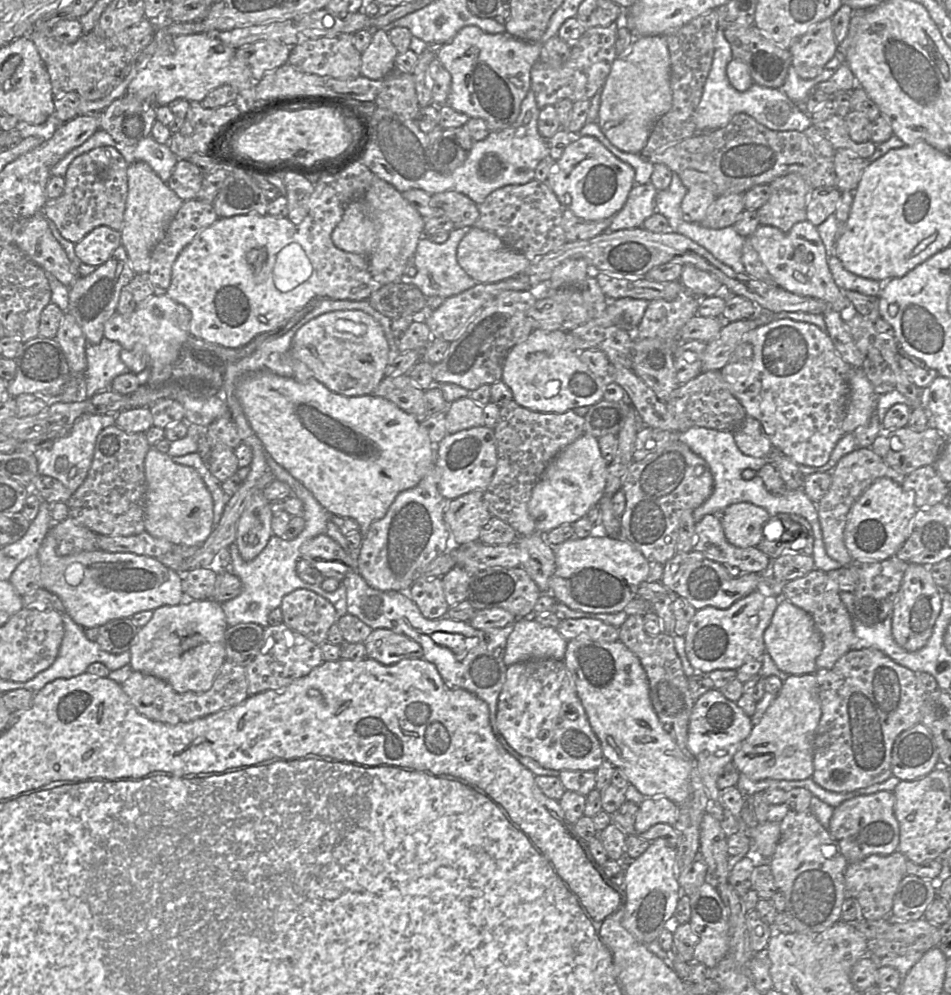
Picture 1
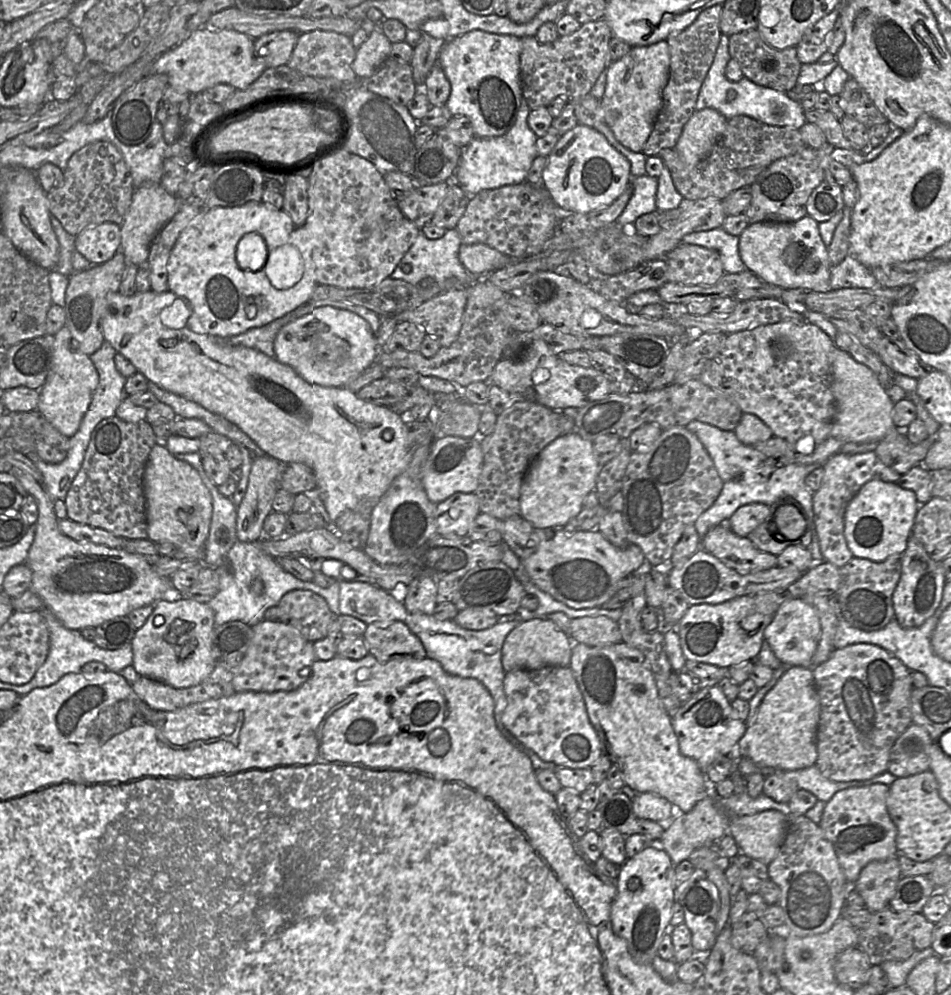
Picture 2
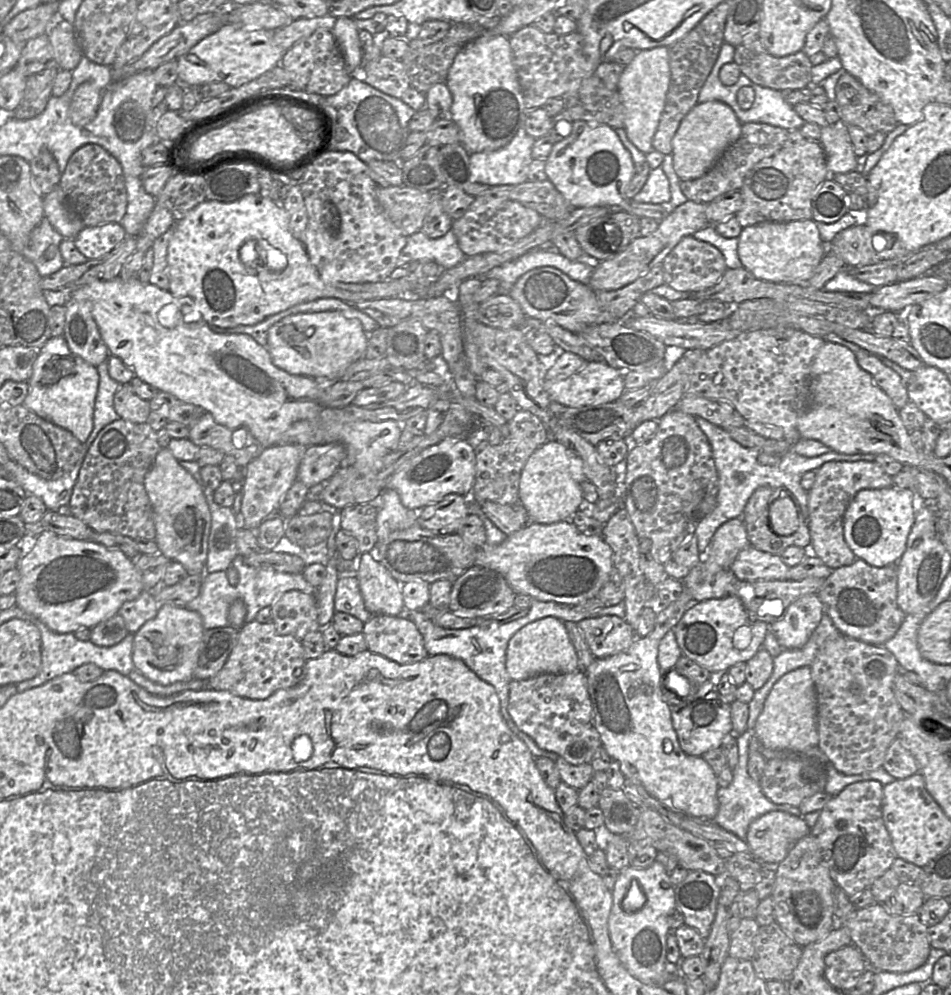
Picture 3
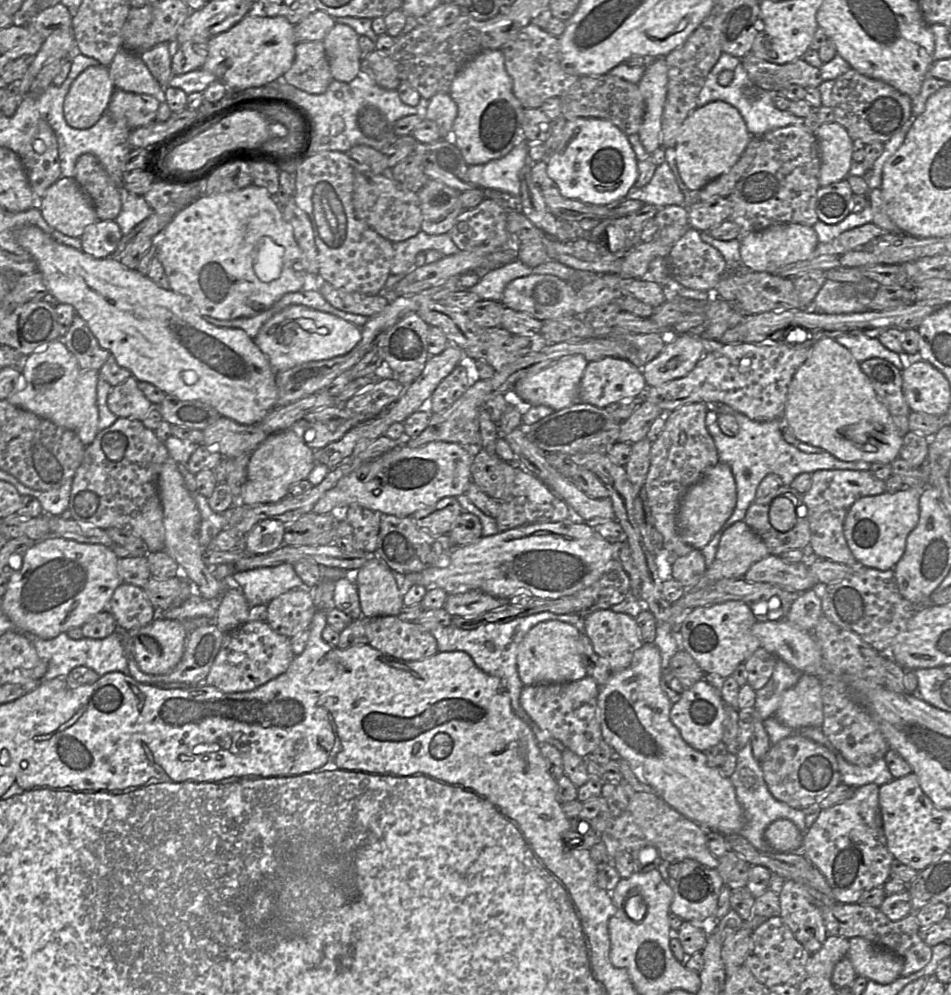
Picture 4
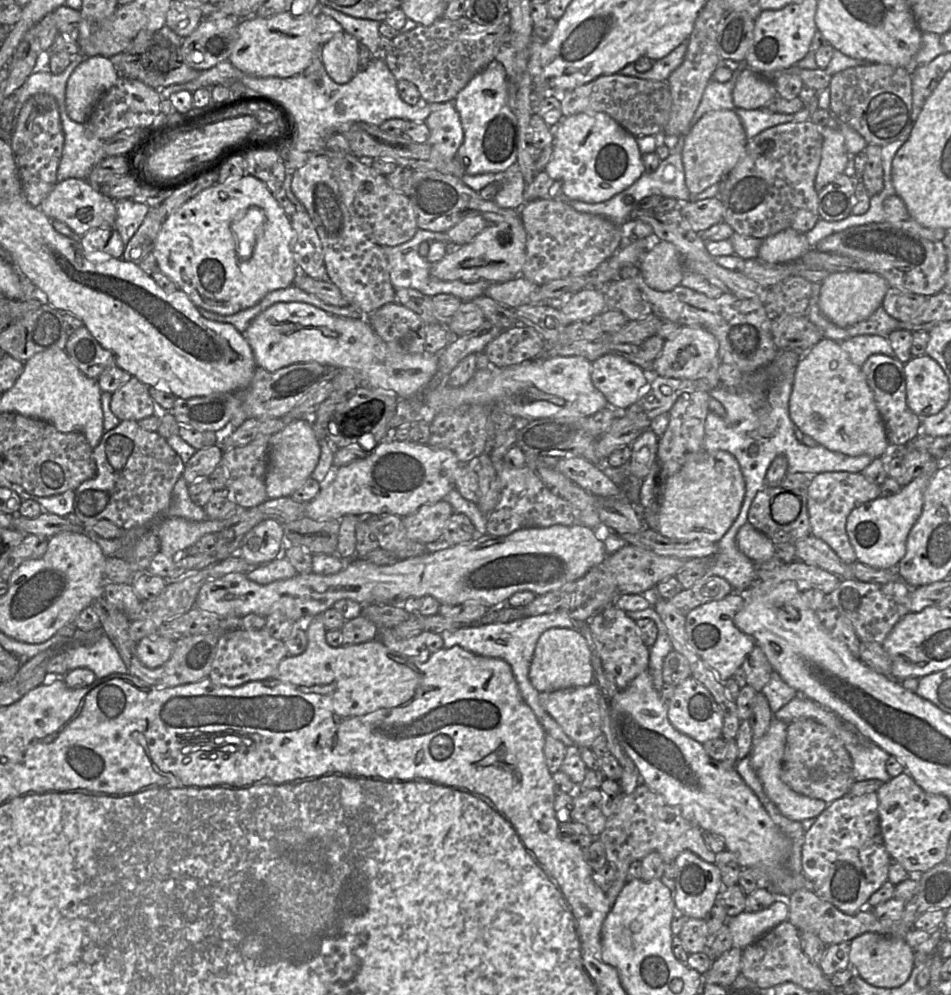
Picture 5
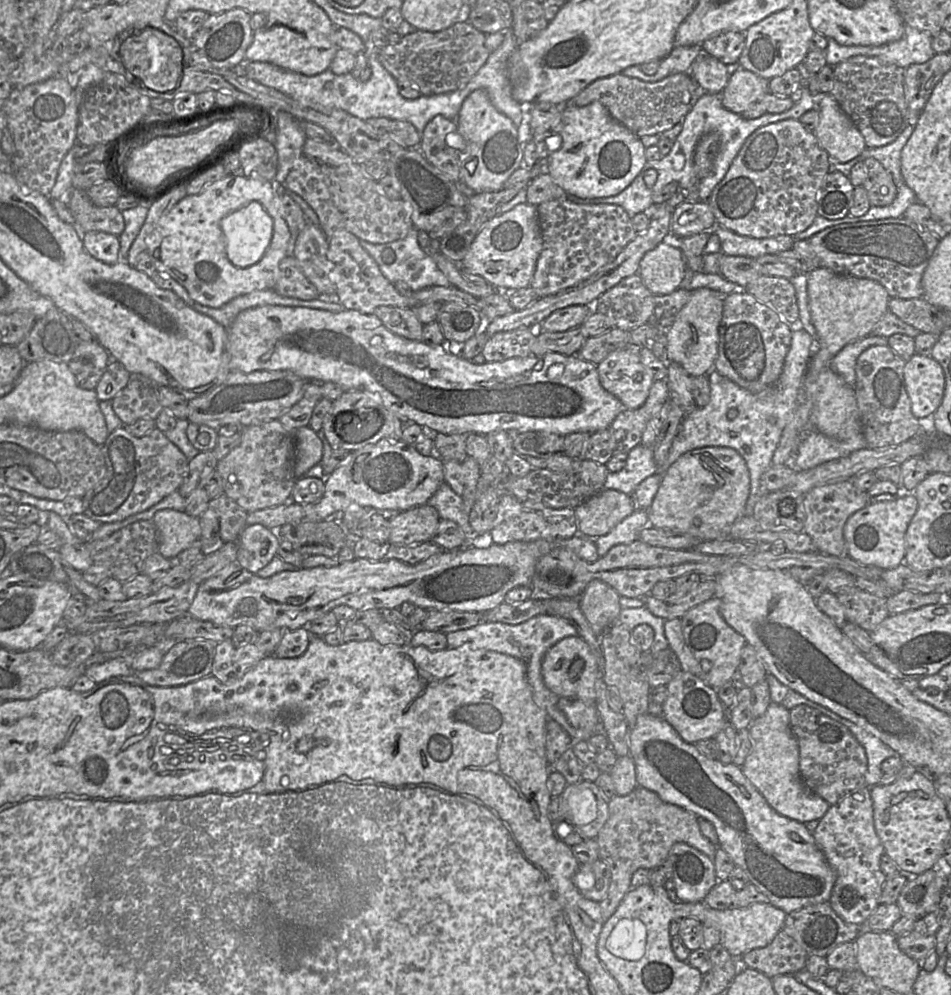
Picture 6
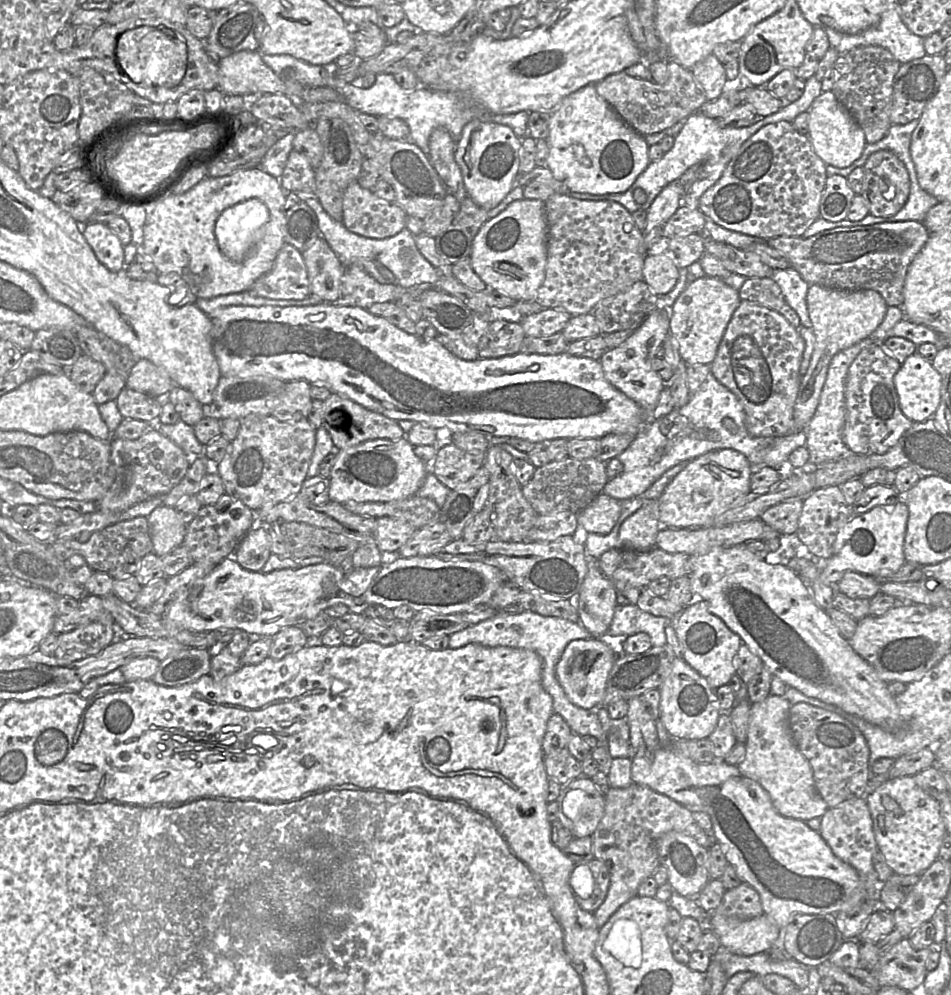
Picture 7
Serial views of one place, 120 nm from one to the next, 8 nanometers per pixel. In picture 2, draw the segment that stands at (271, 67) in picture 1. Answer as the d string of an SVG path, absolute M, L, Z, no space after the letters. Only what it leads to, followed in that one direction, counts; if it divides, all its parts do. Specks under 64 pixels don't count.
M293 30L274 31L254 40L254 52L267 66L286 65L298 41L298 32Z

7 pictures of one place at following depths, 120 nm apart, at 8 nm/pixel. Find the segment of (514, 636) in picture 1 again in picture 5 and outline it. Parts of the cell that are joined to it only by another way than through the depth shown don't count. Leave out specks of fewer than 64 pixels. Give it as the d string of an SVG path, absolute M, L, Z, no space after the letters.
M550 628L543 632L535 647L529 679L540 693L583 687L594 683L591 653L581 632L569 628Z

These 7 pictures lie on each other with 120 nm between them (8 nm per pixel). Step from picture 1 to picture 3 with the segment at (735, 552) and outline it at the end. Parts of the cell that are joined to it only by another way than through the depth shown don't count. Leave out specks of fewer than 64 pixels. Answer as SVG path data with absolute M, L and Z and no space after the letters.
M750 545L742 550L730 570L740 582L786 580L789 570L779 555L762 552Z

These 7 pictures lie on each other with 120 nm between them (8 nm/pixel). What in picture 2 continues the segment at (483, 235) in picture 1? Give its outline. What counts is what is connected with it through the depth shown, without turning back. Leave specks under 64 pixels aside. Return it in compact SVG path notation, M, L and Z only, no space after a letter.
M462 244L459 260L472 275L490 275L509 265L512 258L485 244Z

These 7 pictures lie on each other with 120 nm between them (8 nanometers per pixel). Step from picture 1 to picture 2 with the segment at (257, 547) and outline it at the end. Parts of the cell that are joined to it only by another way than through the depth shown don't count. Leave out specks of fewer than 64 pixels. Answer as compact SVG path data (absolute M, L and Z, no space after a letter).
M268 455L255 458L246 493L237 507L238 541L250 543L263 537L263 524L273 511L272 503L284 467L284 464Z

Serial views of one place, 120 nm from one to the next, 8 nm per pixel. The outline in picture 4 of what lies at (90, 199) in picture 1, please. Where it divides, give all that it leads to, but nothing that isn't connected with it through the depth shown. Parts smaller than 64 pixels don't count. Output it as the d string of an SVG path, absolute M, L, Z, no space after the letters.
M82 154L75 165L74 179L93 202L98 220L115 220L122 202L114 182L92 154Z

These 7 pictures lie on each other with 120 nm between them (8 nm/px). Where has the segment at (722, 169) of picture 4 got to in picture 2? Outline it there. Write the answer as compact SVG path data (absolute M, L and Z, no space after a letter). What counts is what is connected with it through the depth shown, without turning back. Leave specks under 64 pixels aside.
M715 109L696 110L676 144L682 160L689 166L696 166L705 159L724 133L727 123L728 120Z

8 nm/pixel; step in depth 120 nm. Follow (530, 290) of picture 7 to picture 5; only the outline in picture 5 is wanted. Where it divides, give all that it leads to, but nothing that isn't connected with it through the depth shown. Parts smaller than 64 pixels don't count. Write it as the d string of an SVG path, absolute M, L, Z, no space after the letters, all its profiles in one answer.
M490 224L466 245L452 246L444 258L432 264L430 273L441 281L465 281L470 278L504 283L519 276L526 260L526 231L523 224Z

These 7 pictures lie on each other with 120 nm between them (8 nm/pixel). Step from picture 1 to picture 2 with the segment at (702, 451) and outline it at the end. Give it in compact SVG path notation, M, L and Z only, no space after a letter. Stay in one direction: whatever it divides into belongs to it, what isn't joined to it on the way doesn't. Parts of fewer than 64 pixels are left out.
M691 421L686 428L692 432L701 442L710 456L713 464L723 482L722 490L714 504L702 513L694 523L695 528L702 539L714 526L730 517L741 506L751 503L763 503L773 505L783 497L795 499L803 508L810 519L812 529L811 544L808 547L815 564L824 561L820 551L820 545L813 514L813 493L805 486L805 478L809 473L820 466L817 463L800 465L792 463L787 466L776 467L776 461L767 459L761 452L751 446L742 444L733 431L724 431L712 425L699 421Z

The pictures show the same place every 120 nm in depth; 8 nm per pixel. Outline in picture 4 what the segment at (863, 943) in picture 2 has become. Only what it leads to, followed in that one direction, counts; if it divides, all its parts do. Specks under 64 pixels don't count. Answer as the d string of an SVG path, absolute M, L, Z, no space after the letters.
M836 902L832 906L821 906L821 913L827 930L827 935L842 936L847 939L862 937L874 945L890 950L904 960L902 977L907 977L923 969L932 958L932 948L920 936L922 928L917 915L909 914L903 919L892 921L877 907L864 906L859 903Z

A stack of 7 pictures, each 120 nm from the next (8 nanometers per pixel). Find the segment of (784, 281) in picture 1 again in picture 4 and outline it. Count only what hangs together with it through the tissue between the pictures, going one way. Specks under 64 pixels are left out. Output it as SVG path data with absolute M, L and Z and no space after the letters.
M778 223L740 237L742 265L754 272L775 273L780 268L804 261L818 246L817 234L812 226L798 223Z

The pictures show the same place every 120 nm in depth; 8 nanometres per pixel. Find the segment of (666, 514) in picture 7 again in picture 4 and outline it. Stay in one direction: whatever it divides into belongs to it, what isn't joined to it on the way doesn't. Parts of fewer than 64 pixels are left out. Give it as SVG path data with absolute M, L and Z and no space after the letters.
M718 462L691 485L680 500L677 532L684 543L701 550L729 519L737 501L735 480L728 464Z

